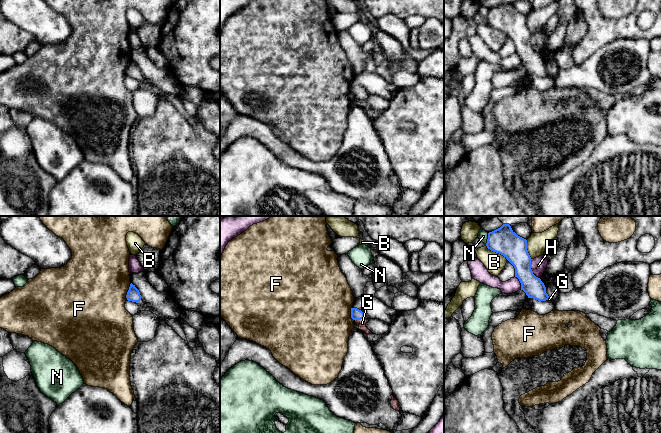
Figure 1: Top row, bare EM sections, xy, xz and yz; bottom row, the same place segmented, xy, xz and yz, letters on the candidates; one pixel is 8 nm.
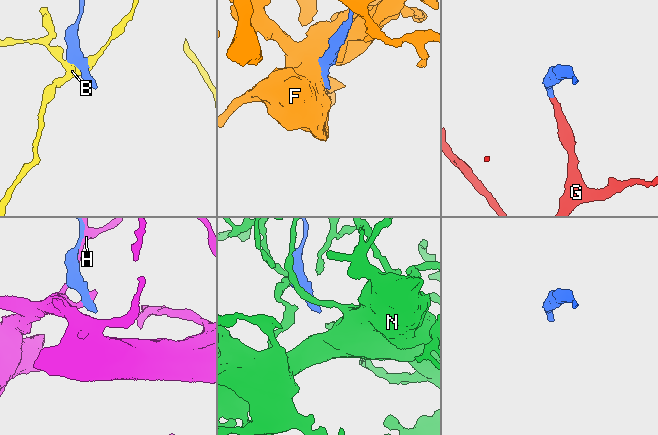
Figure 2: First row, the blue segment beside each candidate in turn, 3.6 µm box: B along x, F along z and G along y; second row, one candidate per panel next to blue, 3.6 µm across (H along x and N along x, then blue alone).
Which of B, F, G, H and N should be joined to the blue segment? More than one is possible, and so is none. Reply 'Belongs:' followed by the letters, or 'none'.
Belongs: G

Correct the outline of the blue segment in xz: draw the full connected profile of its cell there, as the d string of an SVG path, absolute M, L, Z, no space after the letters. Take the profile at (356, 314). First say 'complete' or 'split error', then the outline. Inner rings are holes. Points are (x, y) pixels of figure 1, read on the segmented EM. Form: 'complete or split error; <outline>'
split error; M351 308L351 318L355 321L354 323L359 326L359 330L364 334L372 334L372 332L366 327L367 320L361 310Z

